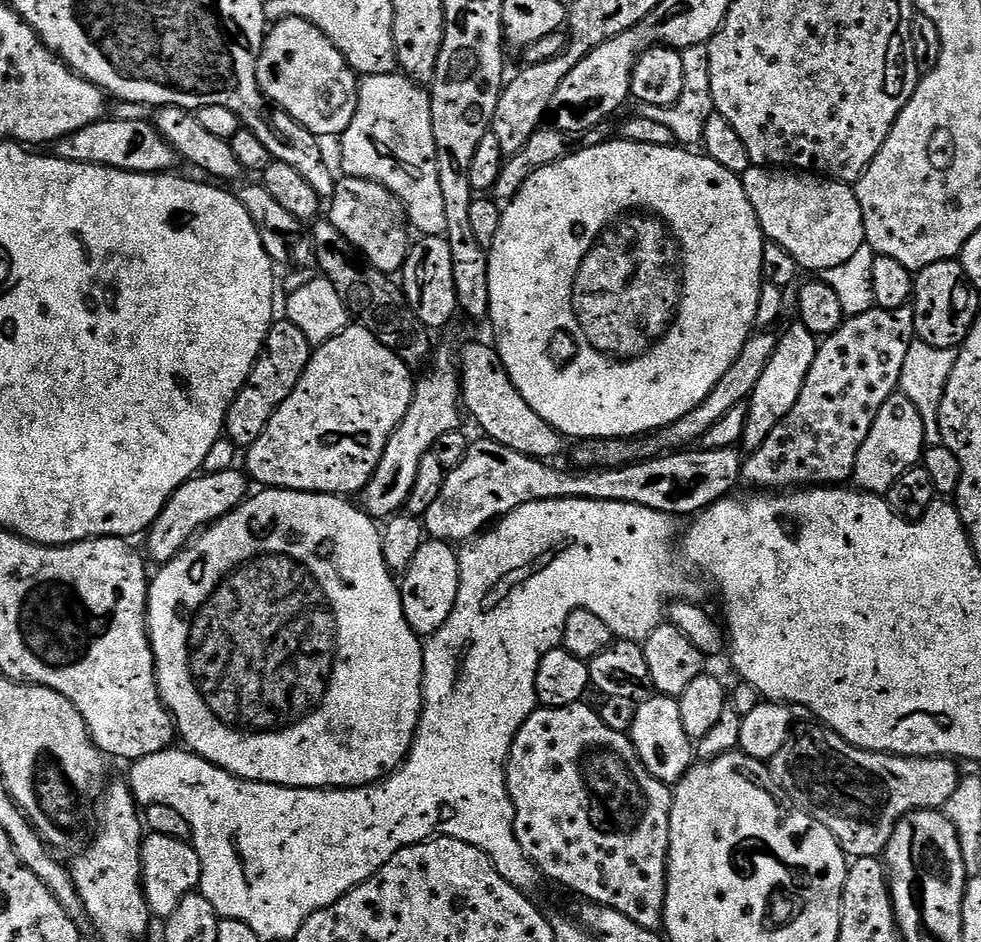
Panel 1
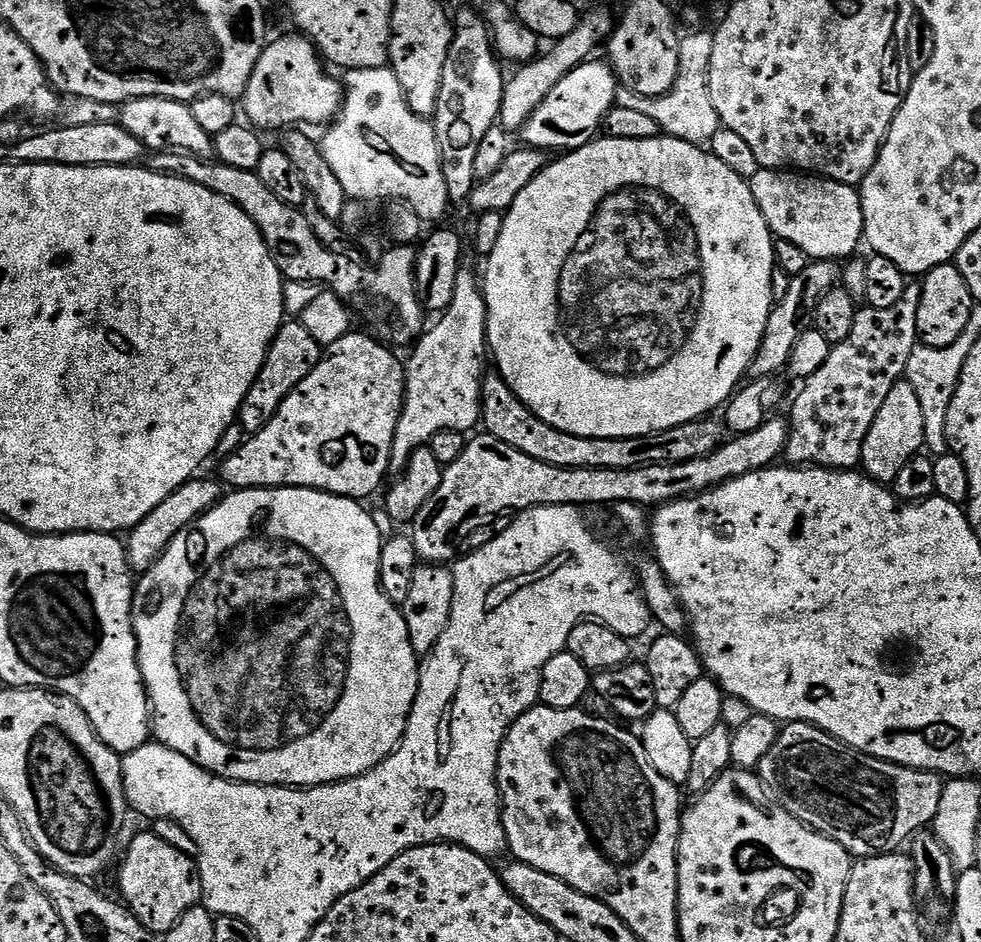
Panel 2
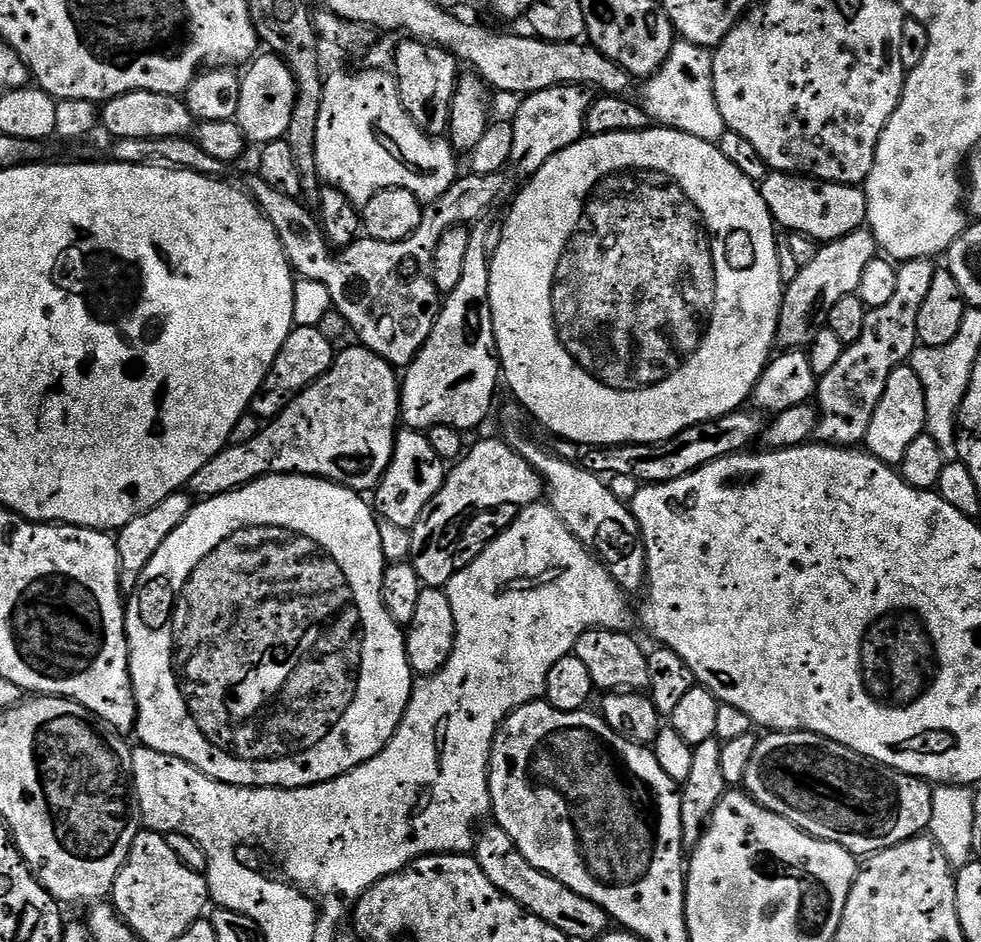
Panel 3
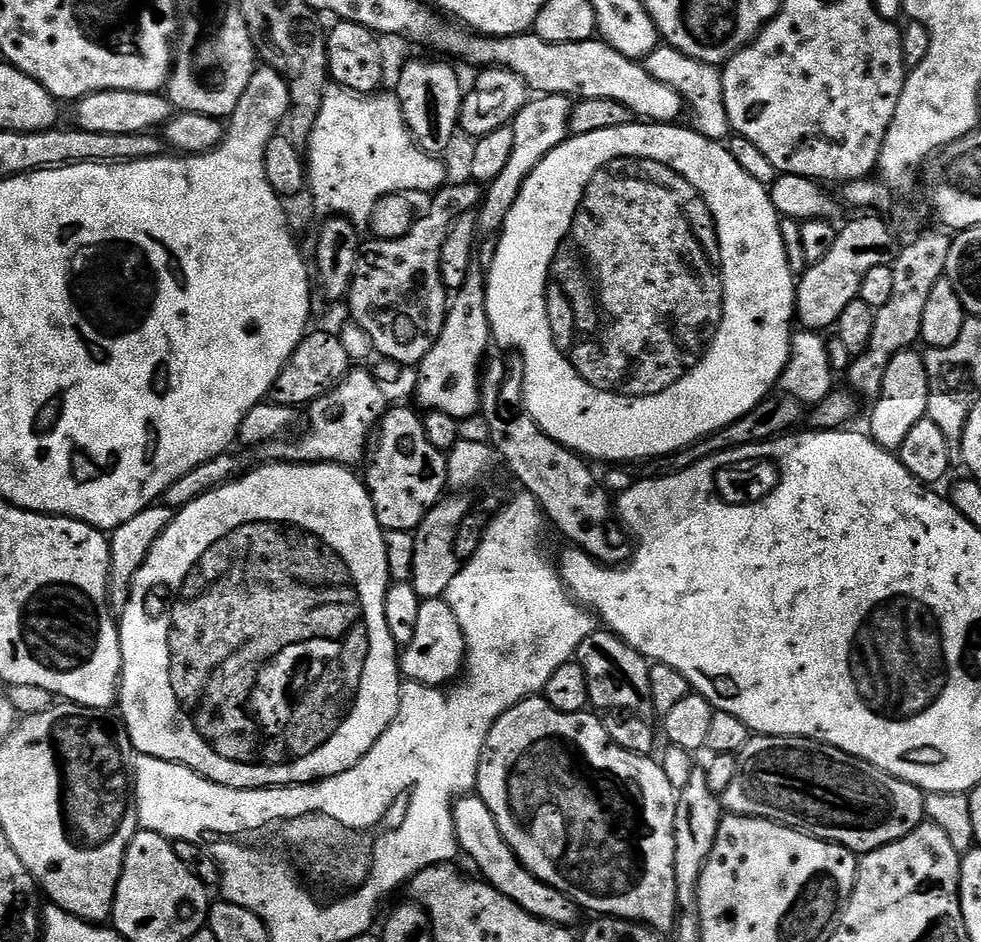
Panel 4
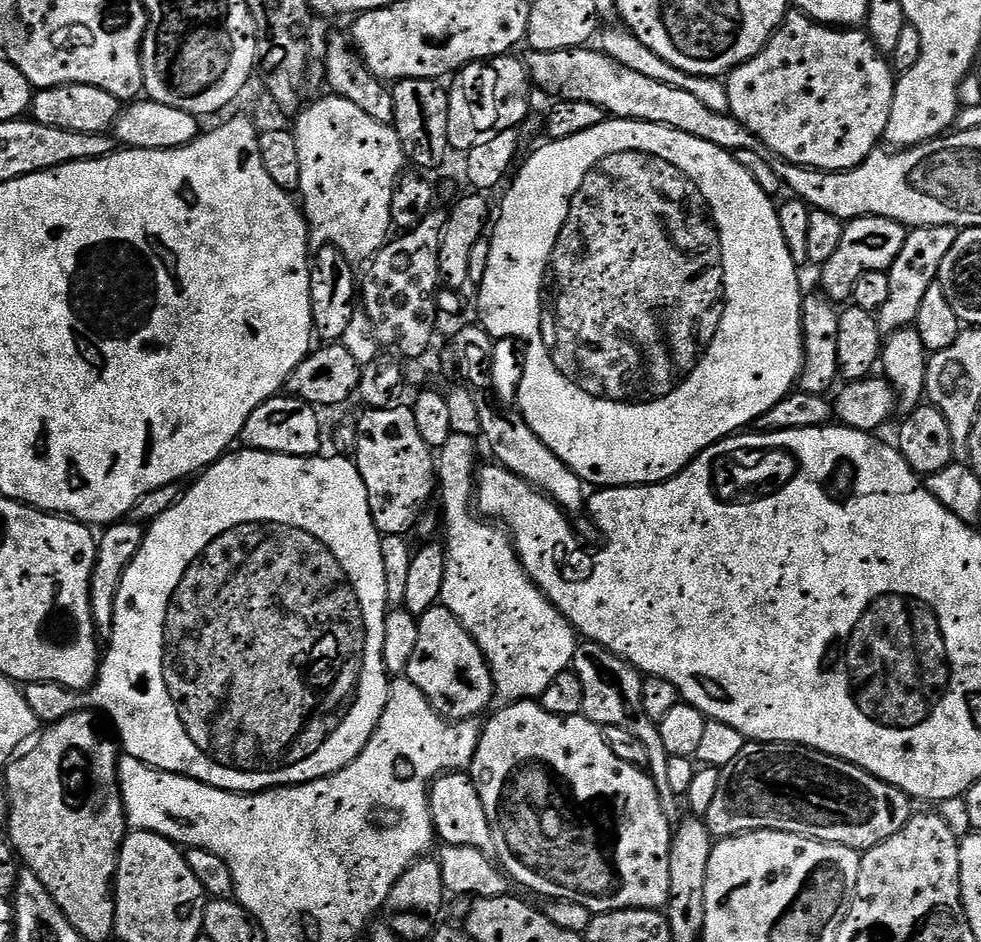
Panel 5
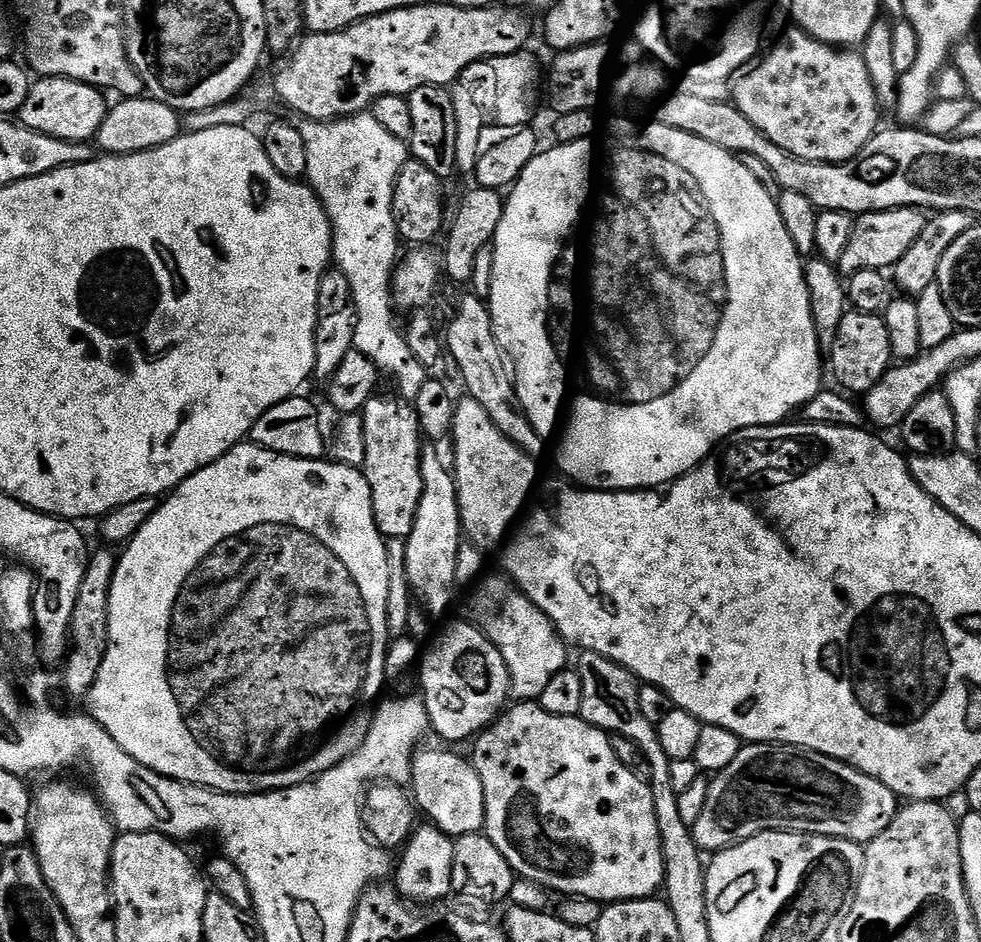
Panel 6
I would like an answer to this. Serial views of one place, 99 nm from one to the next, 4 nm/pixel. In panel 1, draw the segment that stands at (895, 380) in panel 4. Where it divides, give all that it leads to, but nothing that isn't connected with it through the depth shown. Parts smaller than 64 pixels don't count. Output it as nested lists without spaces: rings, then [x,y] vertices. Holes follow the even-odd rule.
[[[903,394],[886,398],[882,410],[878,410],[878,418],[874,418],[874,426],[870,426],[870,434],[866,434],[866,442],[862,442],[862,450],[858,450],[852,471],[855,487],[862,492],[888,493],[906,470],[921,463],[925,447],[922,414],[918,414],[914,402]]]

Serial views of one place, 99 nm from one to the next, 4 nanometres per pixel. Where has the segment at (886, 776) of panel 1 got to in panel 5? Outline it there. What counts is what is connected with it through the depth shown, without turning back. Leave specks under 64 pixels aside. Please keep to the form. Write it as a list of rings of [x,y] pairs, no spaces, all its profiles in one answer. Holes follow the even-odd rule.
[[[748,742],[745,743],[742,754],[738,754],[738,758],[734,758],[734,762],[730,762],[722,769],[720,781],[718,782],[718,794],[714,794],[714,803],[710,806],[706,823],[713,837],[716,838],[737,836],[743,832],[761,832],[769,828],[771,832],[789,832],[799,836],[808,836],[811,840],[824,840],[827,844],[841,844],[847,848],[867,850],[878,846],[882,842],[886,842],[886,838],[898,834],[898,830],[902,830],[902,826],[906,826],[908,819],[914,815],[912,804],[913,801],[900,788],[886,783],[885,780],[878,779],[877,776],[870,774],[864,768],[859,768],[850,762],[834,758],[825,752],[807,748],[805,744],[757,744]]]

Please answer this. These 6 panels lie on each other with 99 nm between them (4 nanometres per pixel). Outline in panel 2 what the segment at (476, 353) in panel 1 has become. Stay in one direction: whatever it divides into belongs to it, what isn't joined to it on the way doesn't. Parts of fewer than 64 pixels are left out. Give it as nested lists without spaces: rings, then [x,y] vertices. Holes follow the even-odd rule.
[[[488,374],[484,378],[482,428],[487,435],[506,442],[506,446],[514,446],[514,450],[530,458],[538,458],[538,462],[570,470],[638,470],[638,466],[694,462],[721,448],[726,439],[726,425],[723,419],[712,414],[701,416],[699,420],[682,422],[682,426],[674,426],[670,430],[634,438],[586,438],[570,434],[535,416],[498,374]]]

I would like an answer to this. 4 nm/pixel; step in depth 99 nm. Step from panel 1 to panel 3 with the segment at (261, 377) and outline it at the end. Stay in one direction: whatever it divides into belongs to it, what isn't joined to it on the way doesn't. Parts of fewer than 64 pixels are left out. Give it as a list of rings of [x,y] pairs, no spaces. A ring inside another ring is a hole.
[[[293,327],[291,334],[282,342],[282,350],[278,350],[278,358],[274,358],[274,366],[266,374],[258,394],[254,394],[250,412],[261,422],[273,420],[302,390],[309,388],[322,374],[330,370],[334,359],[334,344],[326,338],[319,327]]]

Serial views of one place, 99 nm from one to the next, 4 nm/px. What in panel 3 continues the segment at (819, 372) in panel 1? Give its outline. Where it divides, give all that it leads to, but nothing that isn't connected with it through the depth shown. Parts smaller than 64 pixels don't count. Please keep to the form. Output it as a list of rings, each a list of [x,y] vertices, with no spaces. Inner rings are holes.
[[[905,260],[897,267],[898,287],[894,298],[886,302],[886,306],[870,308],[866,314],[866,326],[862,326],[862,338],[858,342],[847,345],[844,352],[835,357],[830,374],[819,377],[816,382],[814,403],[820,413],[820,421],[816,427],[815,439],[822,444],[830,444],[838,448],[859,445],[866,438],[870,418],[874,418],[874,410],[886,390],[886,381],[896,368],[905,367],[911,361],[912,351],[918,346],[918,310],[922,310],[922,302],[926,302],[926,294],[934,282],[934,274],[938,270],[932,260]]]

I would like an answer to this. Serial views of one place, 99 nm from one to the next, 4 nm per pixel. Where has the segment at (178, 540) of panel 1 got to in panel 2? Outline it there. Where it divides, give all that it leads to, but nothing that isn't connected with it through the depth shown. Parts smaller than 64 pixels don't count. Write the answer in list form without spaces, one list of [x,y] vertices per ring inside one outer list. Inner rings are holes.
[[[193,478],[182,486],[178,486],[178,490],[168,495],[166,502],[158,502],[158,506],[154,506],[154,510],[150,510],[150,514],[146,514],[146,518],[142,518],[142,522],[138,522],[138,526],[134,526],[127,533],[128,564],[132,567],[133,573],[148,572],[150,566],[154,566],[154,562],[158,562],[158,558],[168,549],[170,542],[174,542],[179,532],[189,528],[199,516],[220,503],[222,499],[221,481],[216,478],[213,480],[200,479]]]

